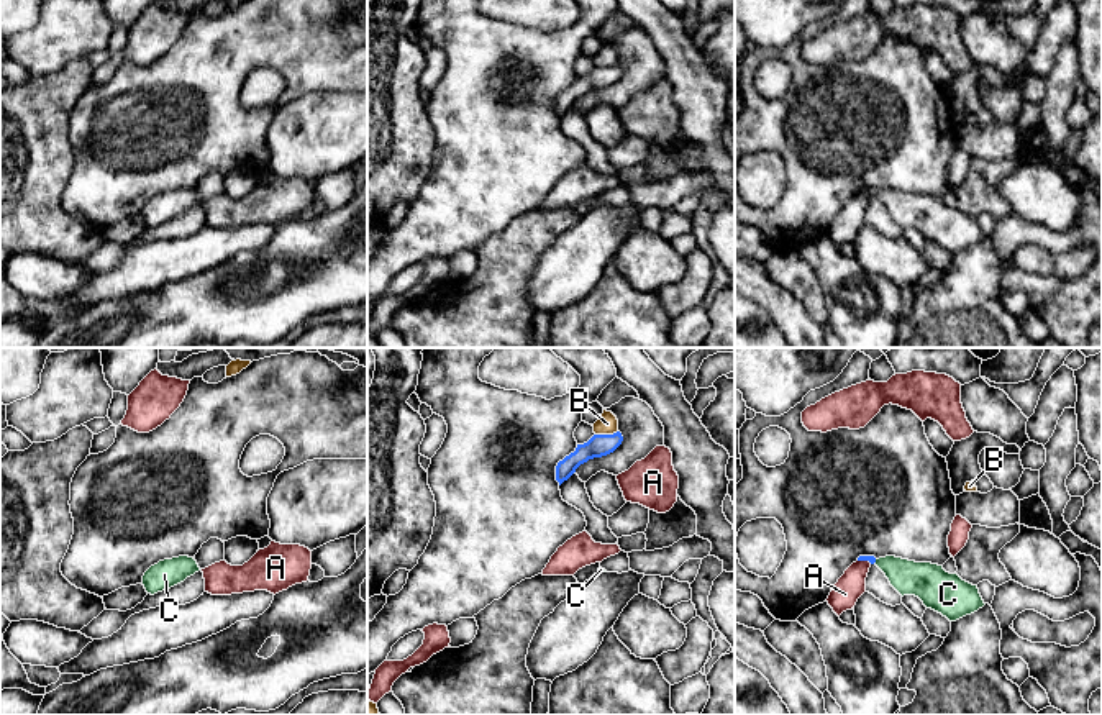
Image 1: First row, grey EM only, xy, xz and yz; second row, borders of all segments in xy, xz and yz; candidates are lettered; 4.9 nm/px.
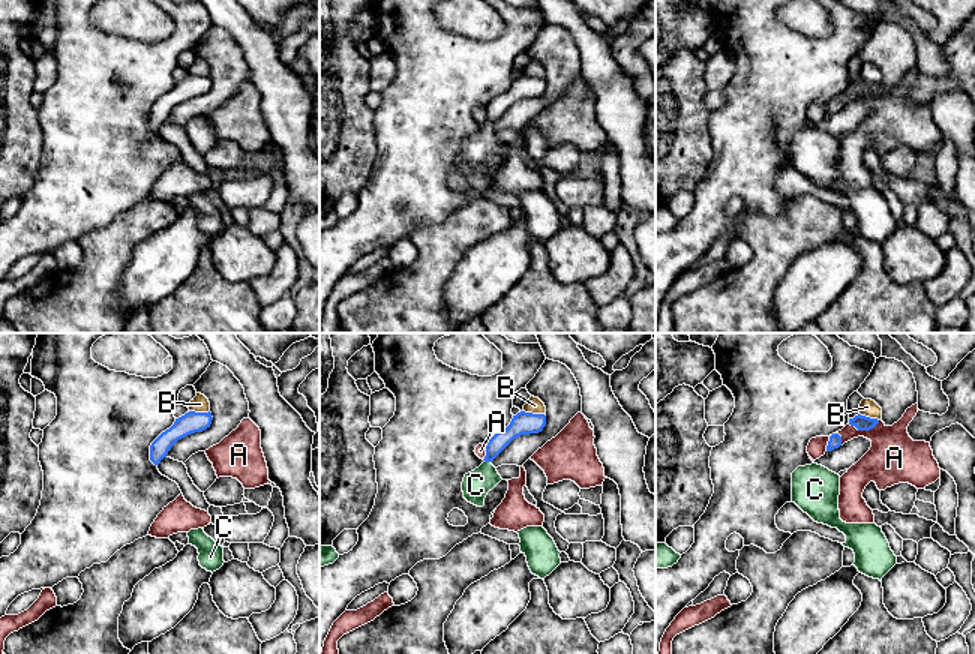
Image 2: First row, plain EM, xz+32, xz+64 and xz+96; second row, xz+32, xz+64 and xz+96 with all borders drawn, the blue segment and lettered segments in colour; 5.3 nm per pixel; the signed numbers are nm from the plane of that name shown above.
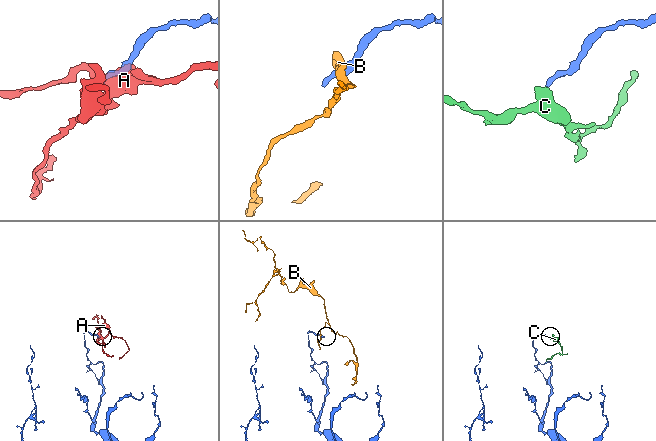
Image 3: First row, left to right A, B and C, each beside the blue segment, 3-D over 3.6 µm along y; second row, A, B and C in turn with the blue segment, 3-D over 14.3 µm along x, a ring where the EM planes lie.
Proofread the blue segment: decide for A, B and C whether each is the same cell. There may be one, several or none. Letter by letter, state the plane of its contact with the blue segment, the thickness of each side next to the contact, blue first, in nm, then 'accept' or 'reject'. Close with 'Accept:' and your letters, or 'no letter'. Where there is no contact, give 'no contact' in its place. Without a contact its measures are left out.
A: yz | 40/140 nm | reject
B: xz | 110/100 nm | reject
C: yz | 40/180 nm | accept
Accept: C

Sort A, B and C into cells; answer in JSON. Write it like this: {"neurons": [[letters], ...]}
{"neurons": [["A"], ["B"], ["C"]]}

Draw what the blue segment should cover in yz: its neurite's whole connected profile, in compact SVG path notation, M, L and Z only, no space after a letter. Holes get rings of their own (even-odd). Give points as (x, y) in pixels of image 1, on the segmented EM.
M859 556L858 561L876 564L902 597L918 597L927 608L941 613L949 622L971 615L986 605L977 585L963 581L958 574L946 572L943 566L895 556L879 559Z

